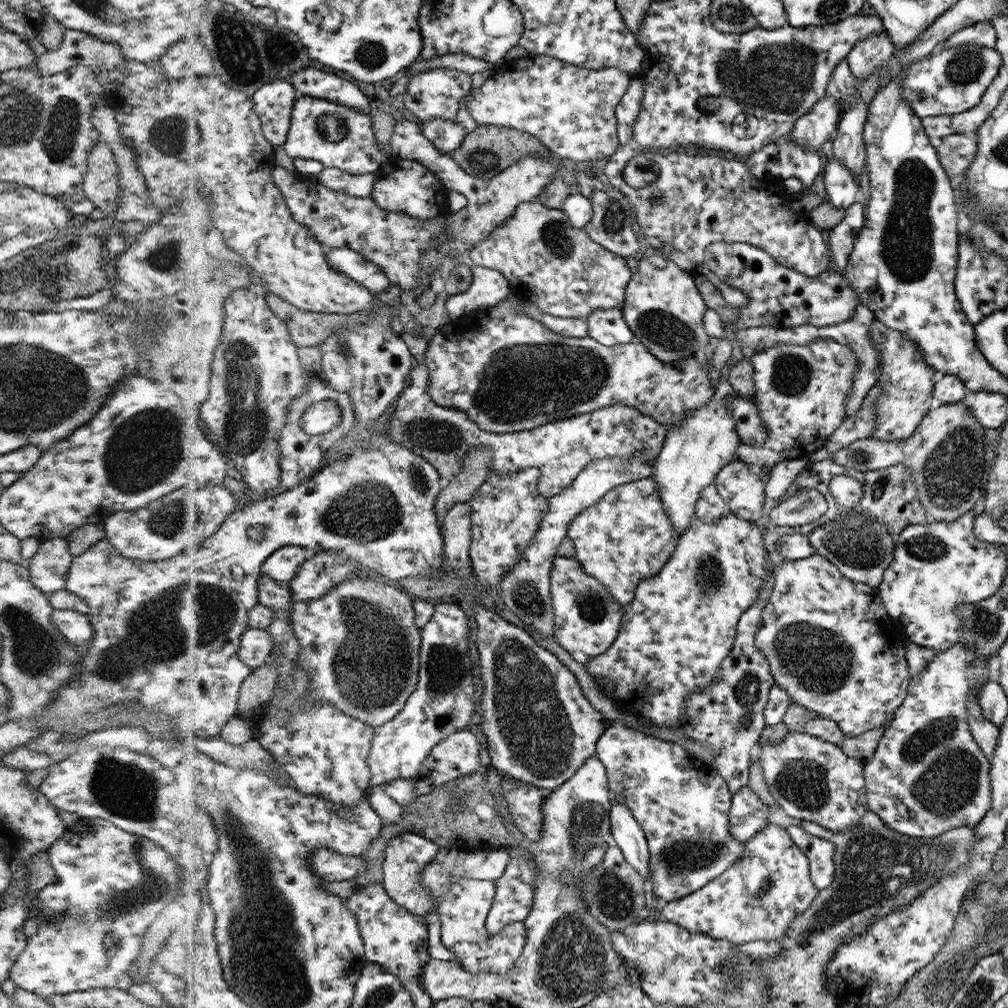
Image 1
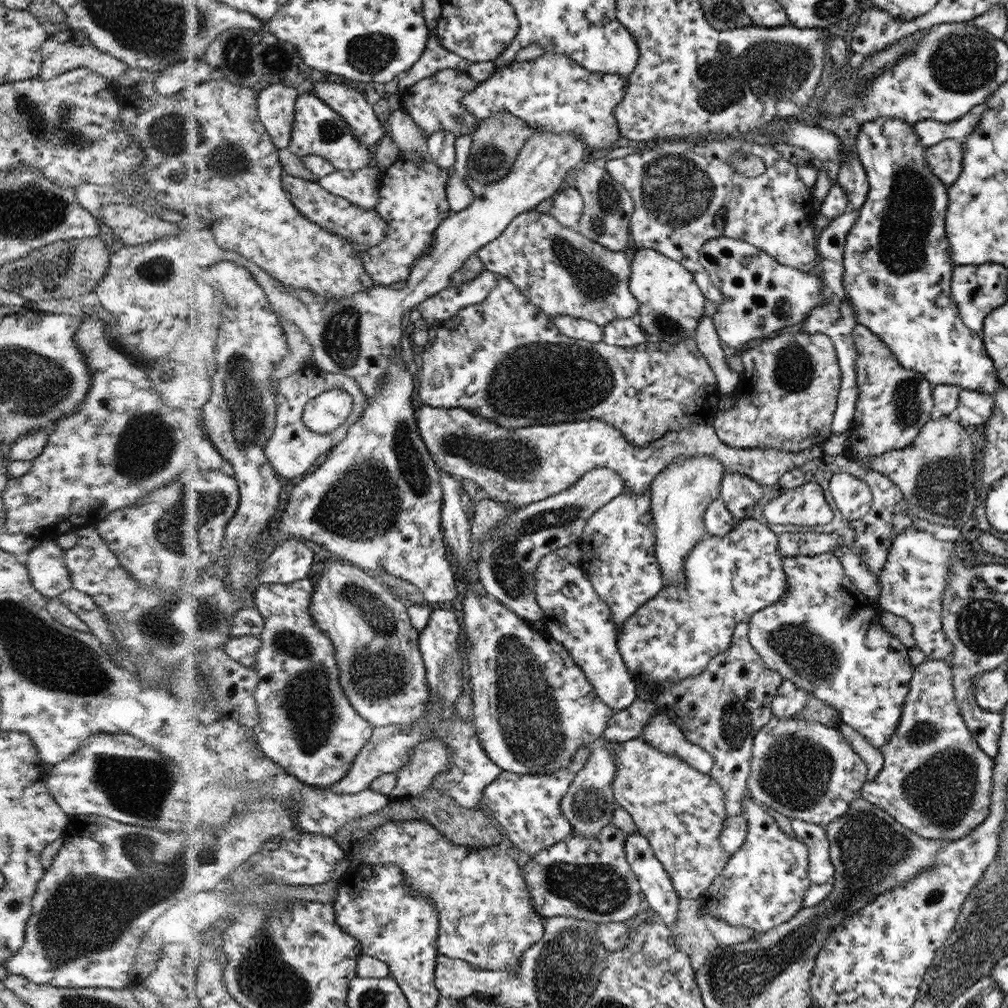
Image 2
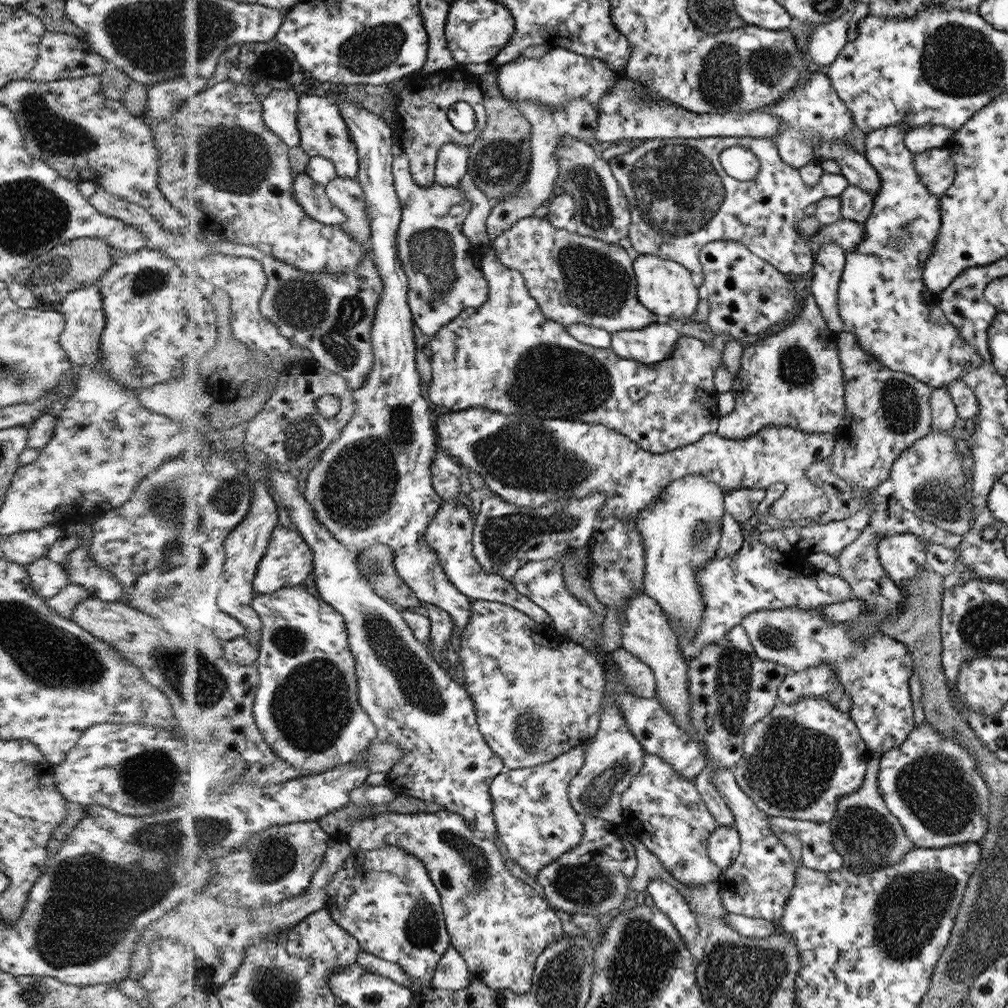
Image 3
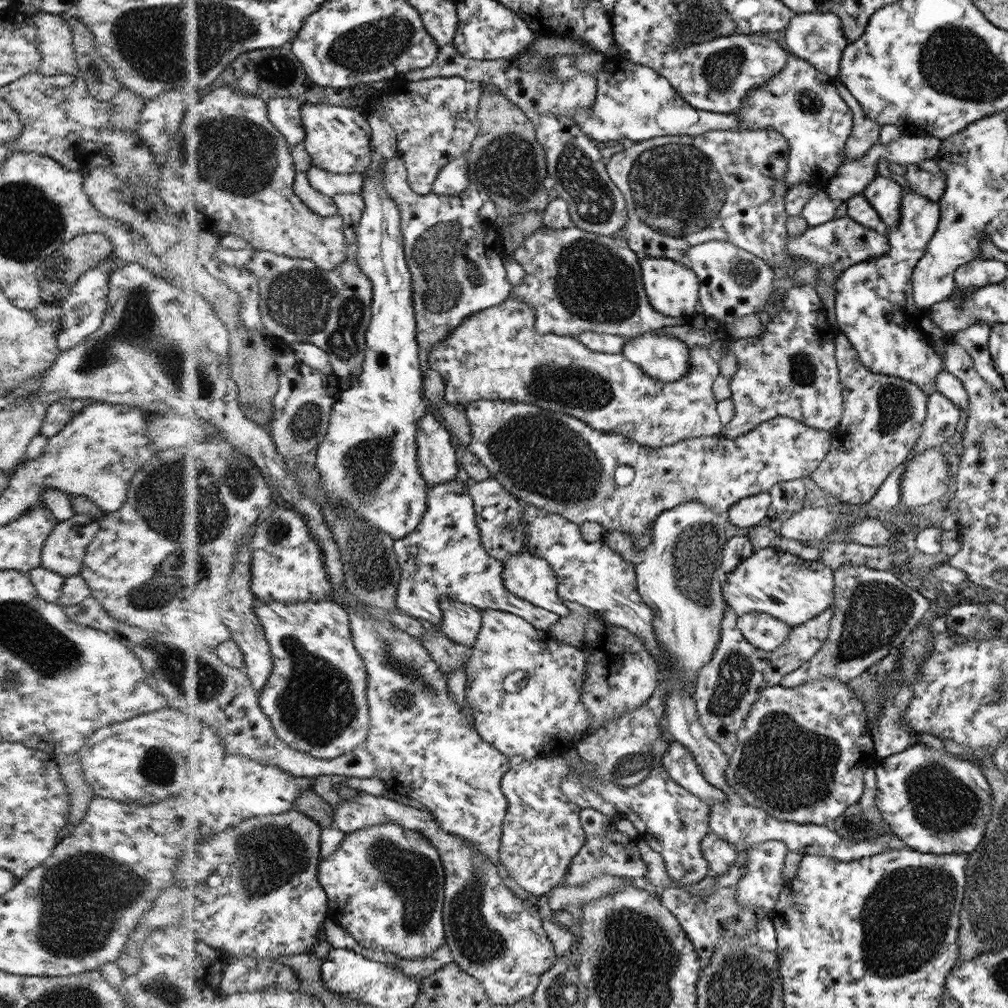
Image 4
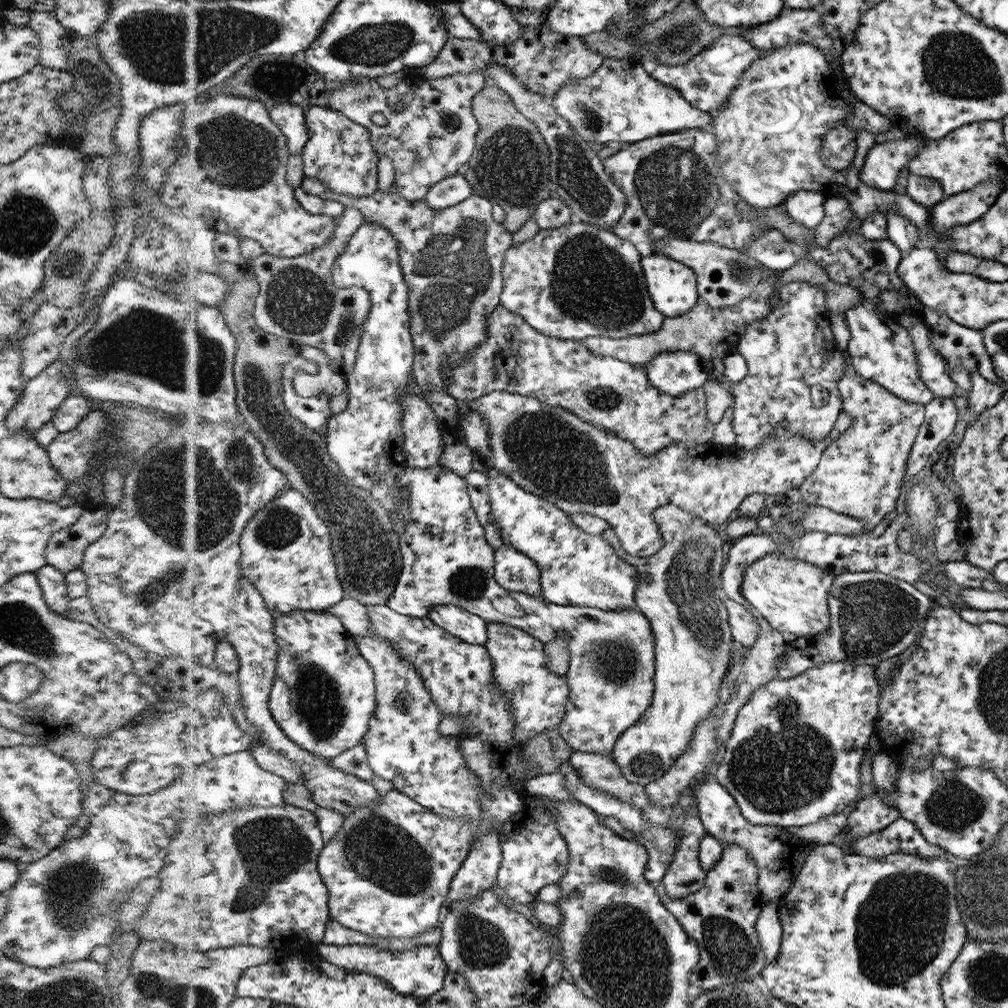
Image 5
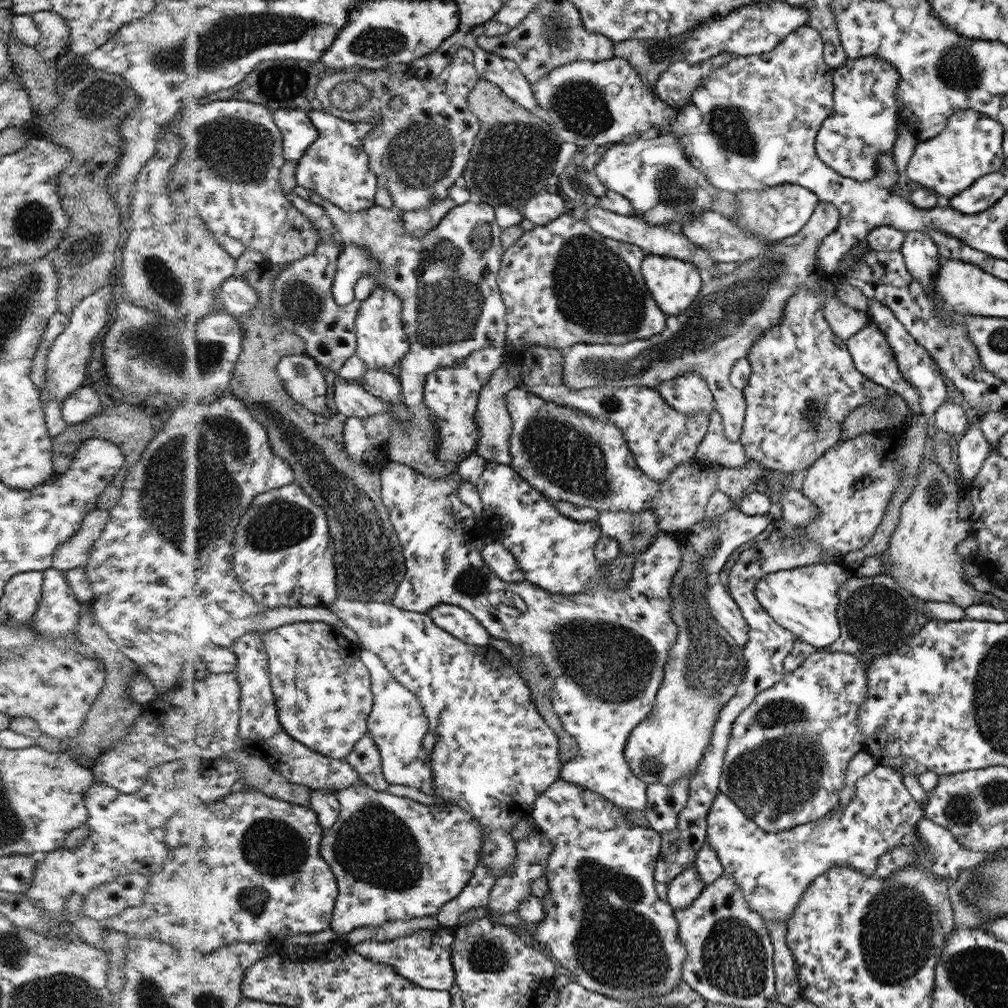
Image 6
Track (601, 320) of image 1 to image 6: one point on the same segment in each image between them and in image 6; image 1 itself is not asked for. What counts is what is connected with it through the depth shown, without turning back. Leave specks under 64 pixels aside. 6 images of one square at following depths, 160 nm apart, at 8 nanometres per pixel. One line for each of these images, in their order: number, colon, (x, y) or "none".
2: (624, 332)
3: (652, 343)
4: (664, 357)
5: (676, 372)
6: (688, 393)

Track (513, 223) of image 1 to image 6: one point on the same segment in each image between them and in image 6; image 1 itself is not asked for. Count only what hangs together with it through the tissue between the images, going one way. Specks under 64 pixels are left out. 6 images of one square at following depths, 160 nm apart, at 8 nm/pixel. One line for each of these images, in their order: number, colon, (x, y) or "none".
2: (559, 270)
3: (575, 279)
4: (575, 281)
5: (575, 281)
6: (564, 284)

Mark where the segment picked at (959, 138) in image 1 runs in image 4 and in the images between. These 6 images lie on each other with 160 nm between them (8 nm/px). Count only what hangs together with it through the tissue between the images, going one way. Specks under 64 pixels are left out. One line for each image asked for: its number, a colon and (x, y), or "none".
2: (944, 158)
3: (936, 169)
4: (925, 178)

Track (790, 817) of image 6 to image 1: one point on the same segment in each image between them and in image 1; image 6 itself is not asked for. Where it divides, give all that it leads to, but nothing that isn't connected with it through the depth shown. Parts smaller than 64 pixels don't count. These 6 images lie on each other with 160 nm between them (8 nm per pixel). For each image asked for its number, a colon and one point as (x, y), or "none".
1: (812, 780)
2: (807, 771)
3: (802, 758)
4: (801, 754)
5: (793, 755)

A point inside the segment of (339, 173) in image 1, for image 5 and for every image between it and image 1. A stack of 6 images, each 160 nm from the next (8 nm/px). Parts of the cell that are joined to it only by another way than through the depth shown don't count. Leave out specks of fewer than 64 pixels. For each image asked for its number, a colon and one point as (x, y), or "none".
2: (362, 186)
3: (348, 194)
4: (300, 302)
5: (299, 299)

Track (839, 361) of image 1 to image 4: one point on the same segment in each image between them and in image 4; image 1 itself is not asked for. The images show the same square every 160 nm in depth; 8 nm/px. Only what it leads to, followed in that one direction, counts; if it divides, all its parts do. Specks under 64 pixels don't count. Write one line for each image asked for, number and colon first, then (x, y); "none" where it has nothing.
2: (785, 399)
3: (793, 378)
4: (789, 369)

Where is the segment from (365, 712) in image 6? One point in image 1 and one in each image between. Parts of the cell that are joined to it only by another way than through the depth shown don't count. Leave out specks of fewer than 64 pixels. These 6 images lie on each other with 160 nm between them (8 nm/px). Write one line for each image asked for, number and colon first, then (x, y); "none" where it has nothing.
1: (325, 751)
2: (307, 725)
3: (308, 707)
4: (317, 697)
5: (324, 697)

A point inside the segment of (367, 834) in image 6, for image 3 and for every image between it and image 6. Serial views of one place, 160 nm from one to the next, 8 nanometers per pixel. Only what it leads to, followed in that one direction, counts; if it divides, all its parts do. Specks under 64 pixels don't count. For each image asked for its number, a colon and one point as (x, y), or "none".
3: (385, 898)
4: (385, 883)
5: (389, 869)

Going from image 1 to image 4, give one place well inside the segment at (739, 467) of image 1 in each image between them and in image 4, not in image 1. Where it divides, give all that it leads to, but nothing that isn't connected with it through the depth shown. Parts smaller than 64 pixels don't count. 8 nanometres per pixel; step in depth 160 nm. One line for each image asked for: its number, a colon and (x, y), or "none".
2: (739, 493)
3: (741, 504)
4: (748, 511)

